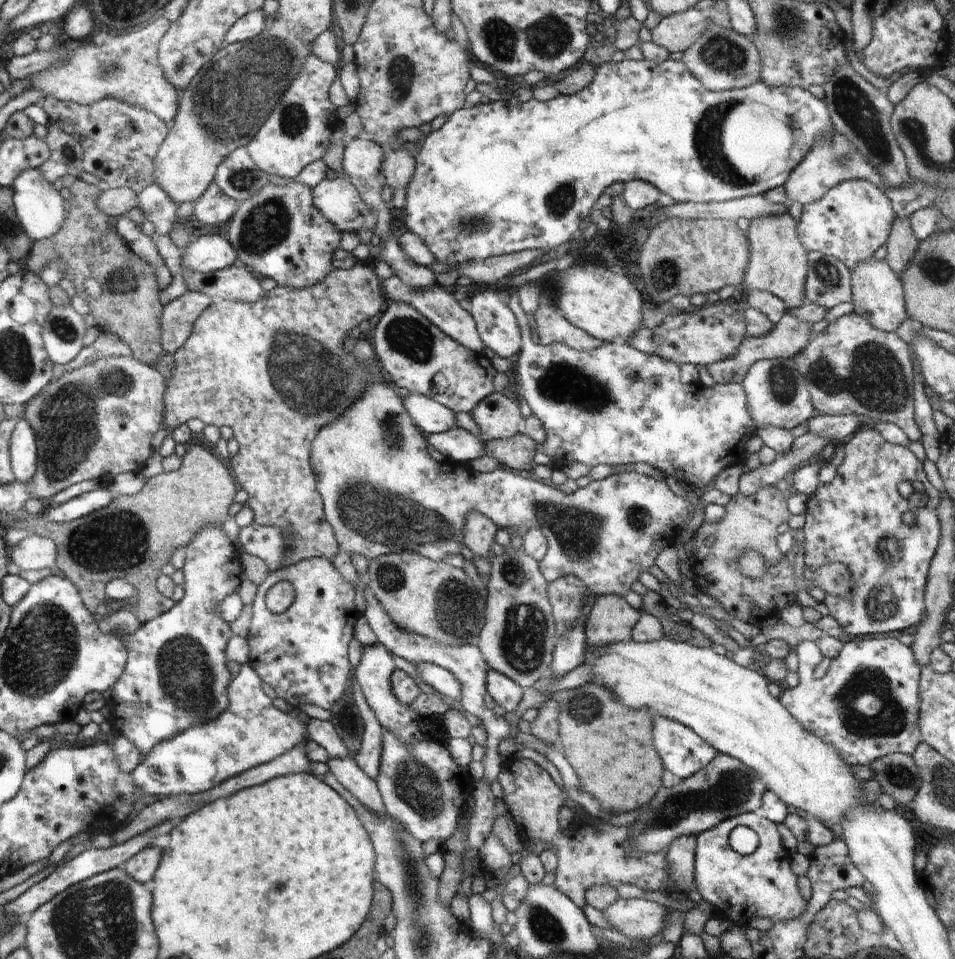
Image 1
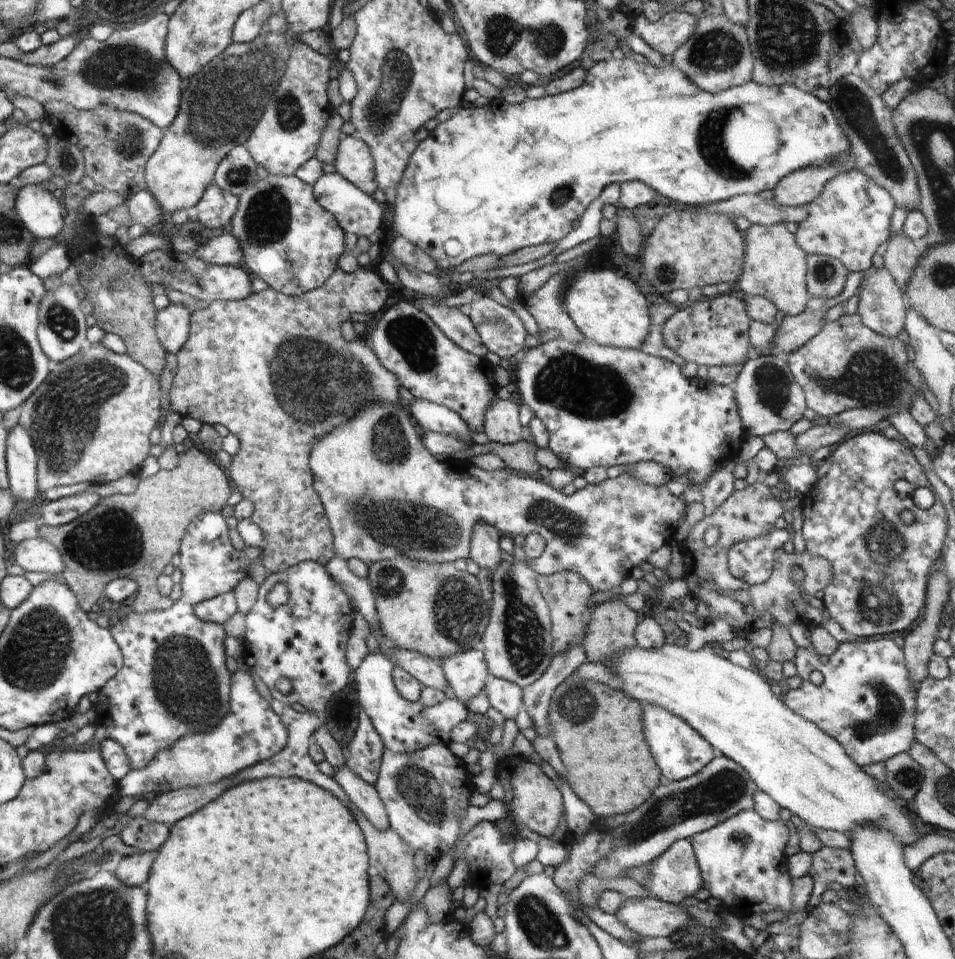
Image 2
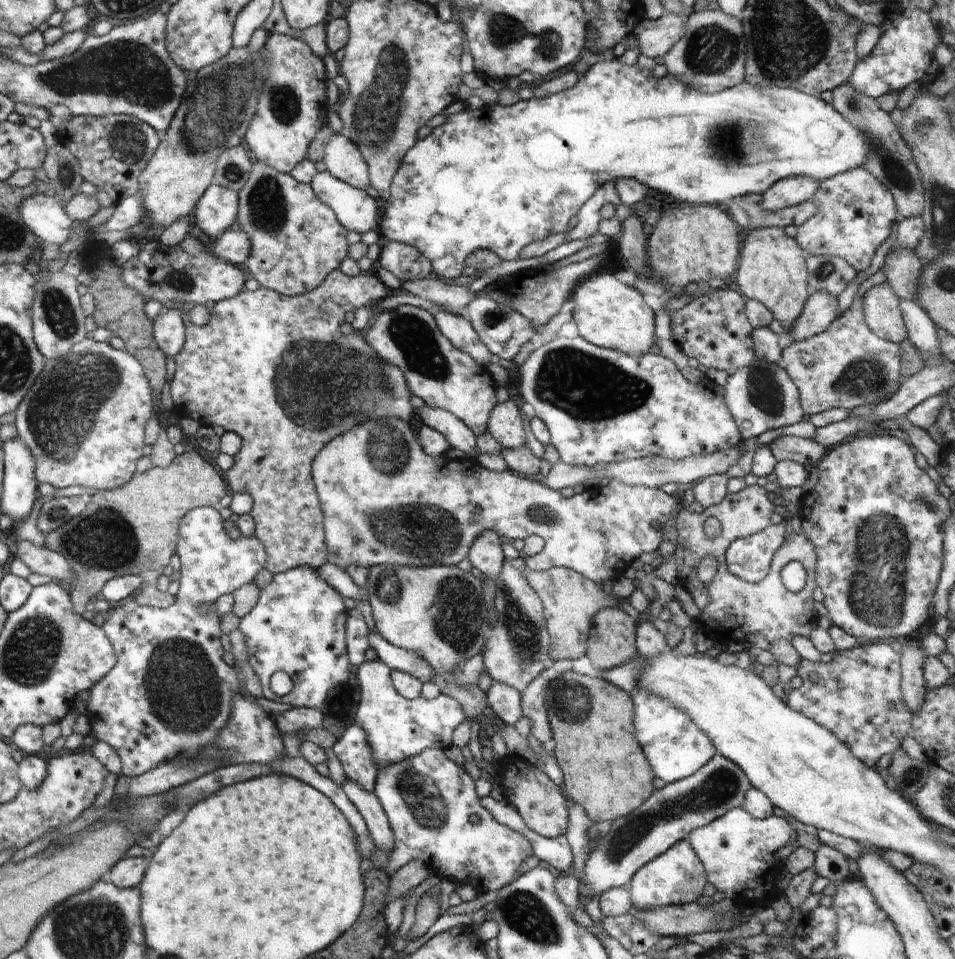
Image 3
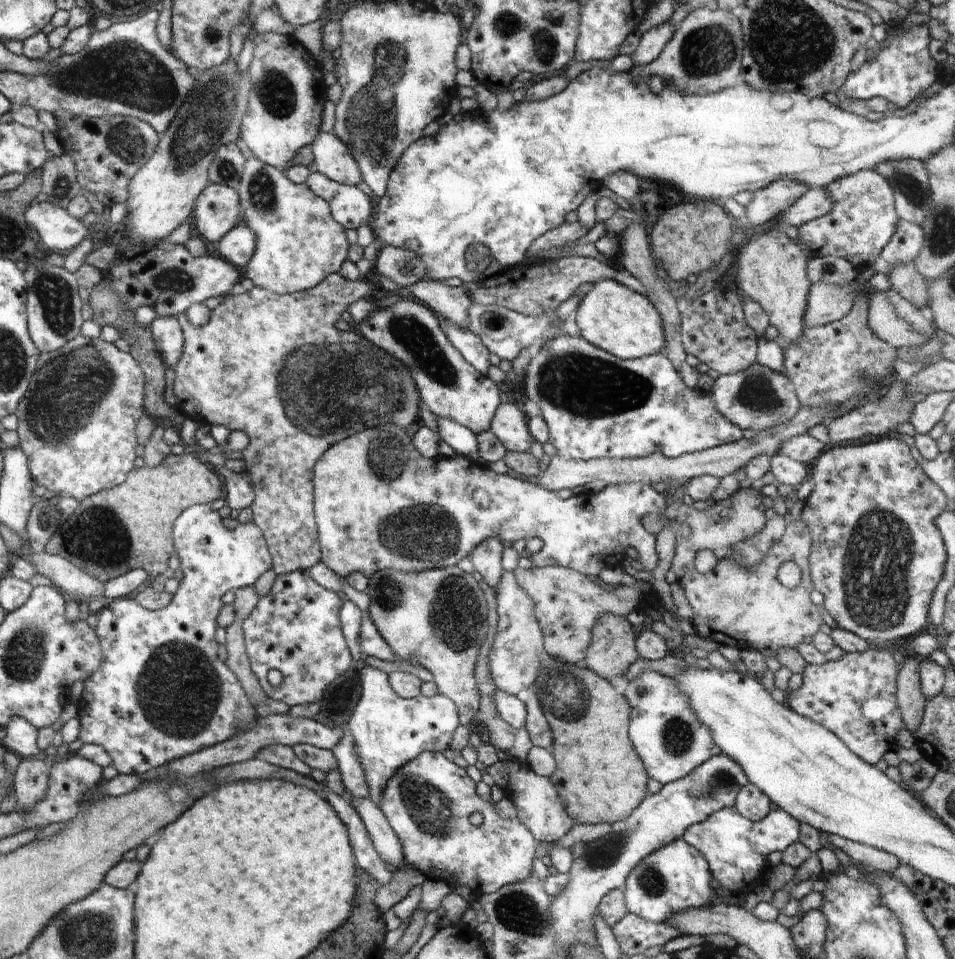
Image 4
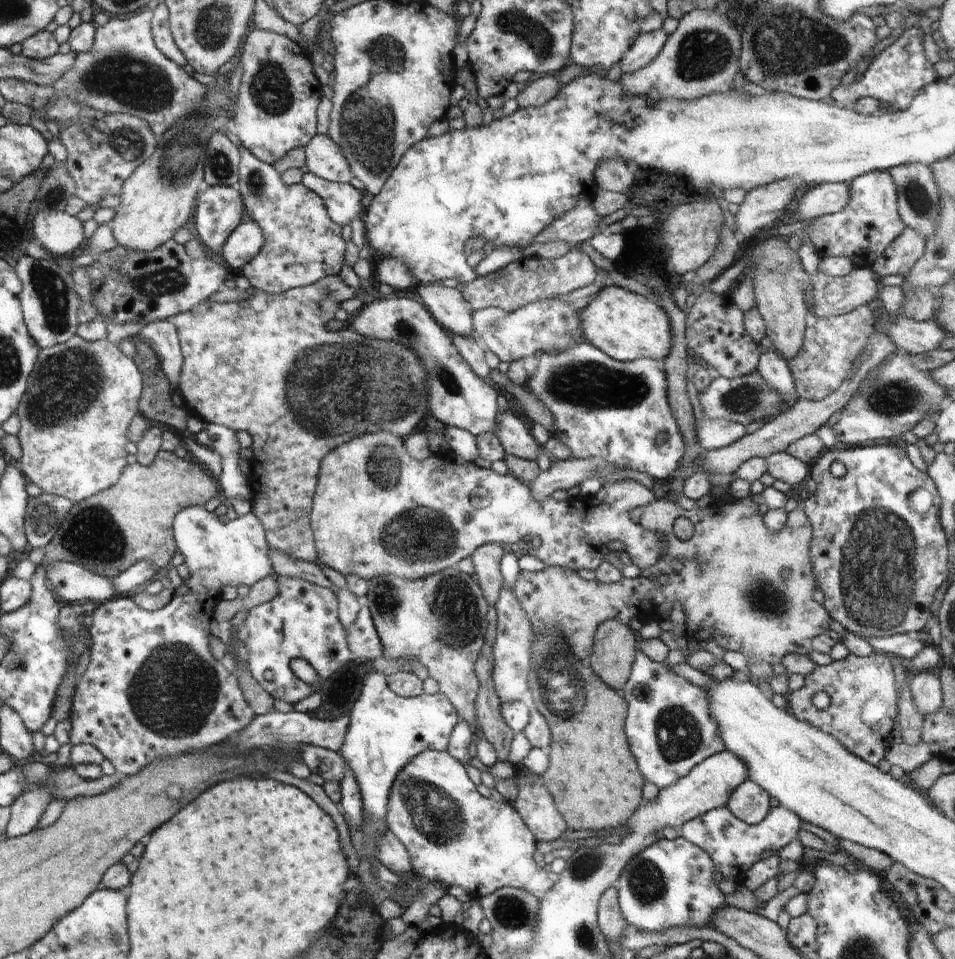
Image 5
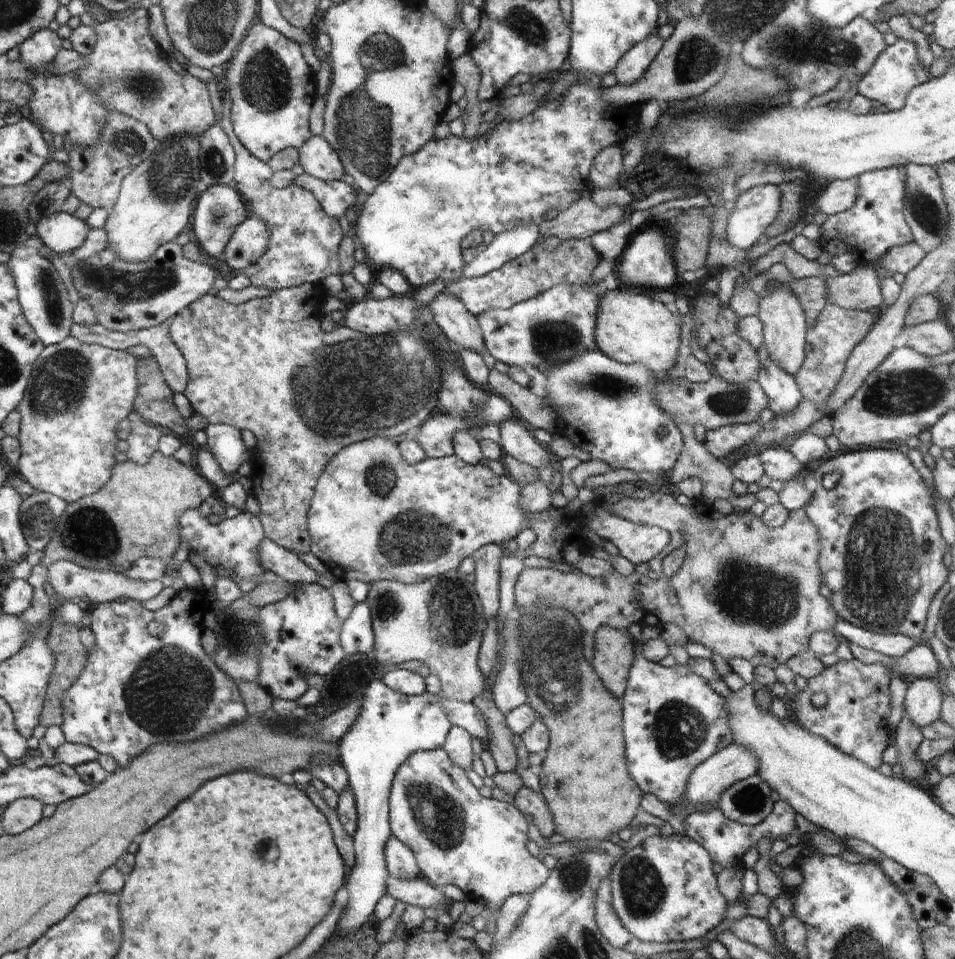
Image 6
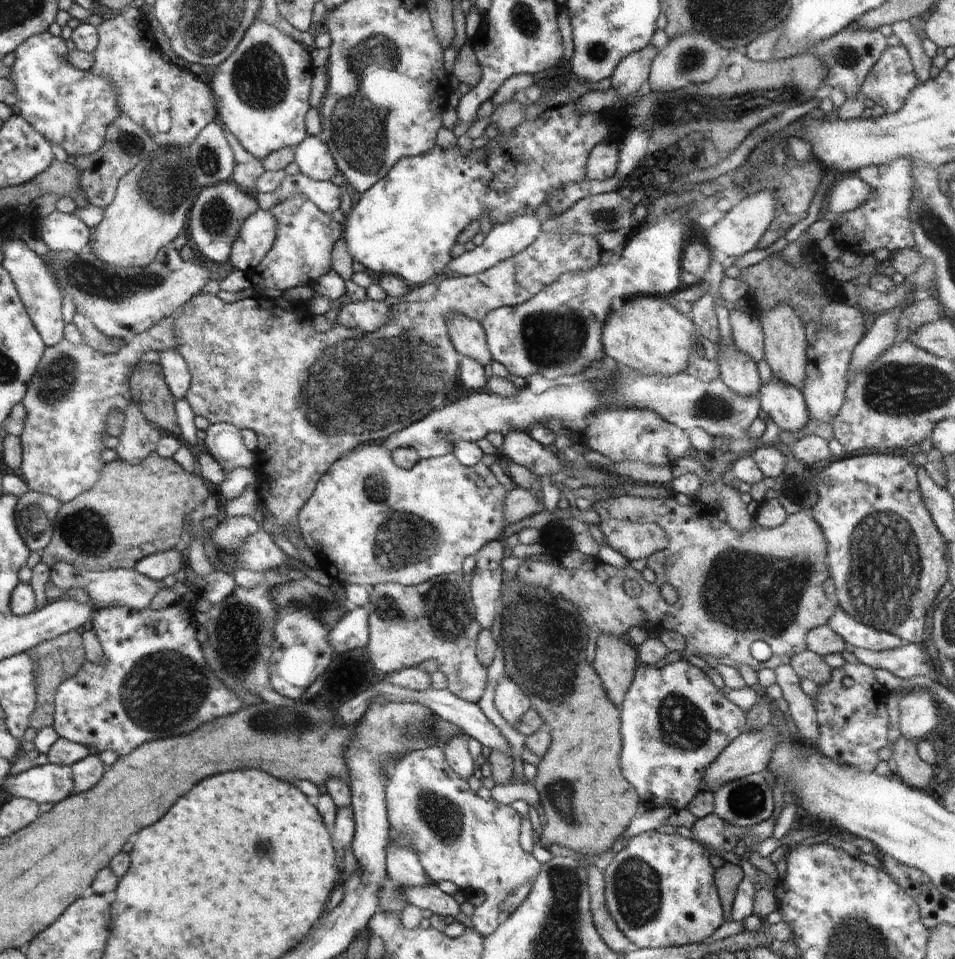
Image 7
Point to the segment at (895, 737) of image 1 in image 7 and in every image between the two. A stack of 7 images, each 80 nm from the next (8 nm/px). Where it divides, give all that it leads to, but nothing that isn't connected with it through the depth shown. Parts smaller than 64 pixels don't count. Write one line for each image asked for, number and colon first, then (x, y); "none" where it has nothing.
2: (867, 701)
3: (858, 698)
4: (855, 696)
5: (862, 713)
6: (855, 719)
7: (852, 718)

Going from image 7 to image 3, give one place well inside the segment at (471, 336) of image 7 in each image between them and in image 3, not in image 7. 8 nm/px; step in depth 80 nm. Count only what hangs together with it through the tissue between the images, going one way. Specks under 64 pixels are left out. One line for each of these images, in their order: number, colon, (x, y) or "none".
3: (452, 298)
4: (450, 303)
5: (451, 310)
6: (458, 324)

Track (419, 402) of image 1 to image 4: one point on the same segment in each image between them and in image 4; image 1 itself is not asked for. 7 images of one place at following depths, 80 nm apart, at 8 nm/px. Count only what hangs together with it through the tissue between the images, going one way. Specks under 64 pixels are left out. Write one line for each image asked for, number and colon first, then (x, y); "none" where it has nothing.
2: (433, 417)
3: (458, 433)
4: (464, 442)

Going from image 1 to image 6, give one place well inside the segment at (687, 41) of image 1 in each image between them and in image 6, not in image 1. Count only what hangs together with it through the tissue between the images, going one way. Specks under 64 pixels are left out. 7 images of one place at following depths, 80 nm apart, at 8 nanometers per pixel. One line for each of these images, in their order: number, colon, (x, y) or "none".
2: (672, 30)
3: (655, 37)
4: (652, 41)
5: (645, 48)
6: (631, 67)

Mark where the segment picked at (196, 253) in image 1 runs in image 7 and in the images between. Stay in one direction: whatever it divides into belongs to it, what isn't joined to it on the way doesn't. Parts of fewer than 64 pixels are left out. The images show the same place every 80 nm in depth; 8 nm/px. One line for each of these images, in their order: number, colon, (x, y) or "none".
2: (221, 250)
3: (234, 249)
4: (237, 248)
5: (245, 242)
6: (251, 237)
7: (257, 234)

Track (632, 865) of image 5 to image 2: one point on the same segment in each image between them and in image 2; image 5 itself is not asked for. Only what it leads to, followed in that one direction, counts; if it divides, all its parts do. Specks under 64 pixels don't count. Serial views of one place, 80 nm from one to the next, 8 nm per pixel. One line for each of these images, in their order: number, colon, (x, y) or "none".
2: (674, 875)
3: (677, 877)
4: (676, 877)

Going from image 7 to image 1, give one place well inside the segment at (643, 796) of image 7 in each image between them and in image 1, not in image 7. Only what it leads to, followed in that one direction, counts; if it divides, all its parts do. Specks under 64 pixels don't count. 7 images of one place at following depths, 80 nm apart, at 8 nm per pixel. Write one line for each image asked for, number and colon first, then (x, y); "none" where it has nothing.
1: (683, 752)
2: (679, 751)
3: (675, 748)
4: (669, 736)
5: (668, 716)
6: (672, 721)

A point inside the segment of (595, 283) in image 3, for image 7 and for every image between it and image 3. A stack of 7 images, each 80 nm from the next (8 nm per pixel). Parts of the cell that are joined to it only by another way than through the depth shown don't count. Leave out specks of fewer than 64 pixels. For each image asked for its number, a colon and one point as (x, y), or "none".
4: (611, 316)
5: (626, 325)
6: (631, 328)
7: (645, 333)

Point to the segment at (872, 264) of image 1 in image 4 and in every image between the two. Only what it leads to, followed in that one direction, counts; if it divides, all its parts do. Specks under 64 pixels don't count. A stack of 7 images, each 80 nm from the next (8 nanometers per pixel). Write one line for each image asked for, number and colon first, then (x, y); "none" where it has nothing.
2: (881, 304)
3: (881, 310)
4: (882, 318)

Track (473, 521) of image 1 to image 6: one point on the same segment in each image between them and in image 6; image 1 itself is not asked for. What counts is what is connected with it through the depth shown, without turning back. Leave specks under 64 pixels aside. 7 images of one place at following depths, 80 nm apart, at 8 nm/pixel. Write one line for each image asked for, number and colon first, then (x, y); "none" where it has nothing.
2: (484, 543)
3: (486, 554)
4: (486, 557)
5: (486, 559)
6: (487, 559)

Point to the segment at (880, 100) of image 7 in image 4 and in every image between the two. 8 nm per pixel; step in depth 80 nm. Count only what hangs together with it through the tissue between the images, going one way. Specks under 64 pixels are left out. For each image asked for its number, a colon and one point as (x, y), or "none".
4: (903, 67)
5: (894, 76)
6: (897, 70)

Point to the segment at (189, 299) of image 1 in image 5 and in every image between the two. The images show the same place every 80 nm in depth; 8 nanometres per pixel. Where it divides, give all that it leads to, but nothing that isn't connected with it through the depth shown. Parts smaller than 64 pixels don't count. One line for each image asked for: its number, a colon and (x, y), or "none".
2: (173, 321)
3: (169, 327)
4: (169, 340)
5: (163, 336)

